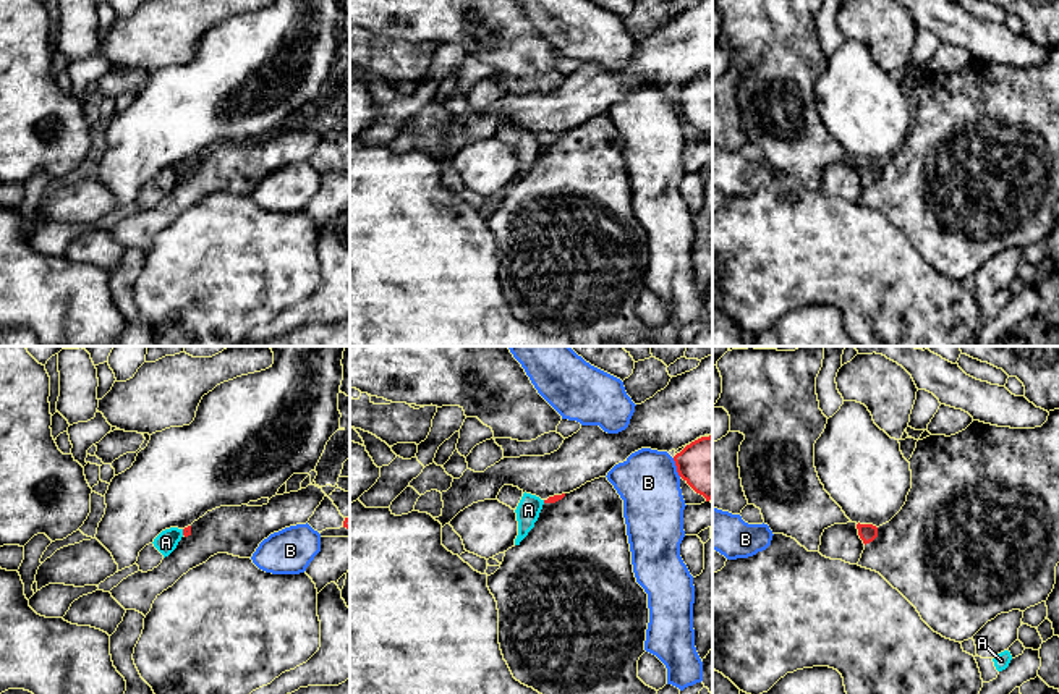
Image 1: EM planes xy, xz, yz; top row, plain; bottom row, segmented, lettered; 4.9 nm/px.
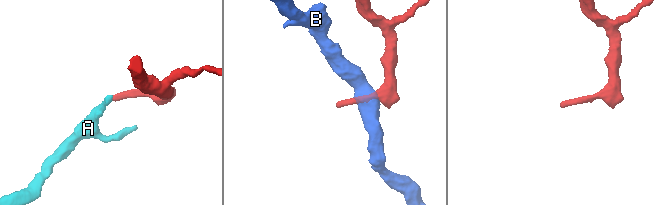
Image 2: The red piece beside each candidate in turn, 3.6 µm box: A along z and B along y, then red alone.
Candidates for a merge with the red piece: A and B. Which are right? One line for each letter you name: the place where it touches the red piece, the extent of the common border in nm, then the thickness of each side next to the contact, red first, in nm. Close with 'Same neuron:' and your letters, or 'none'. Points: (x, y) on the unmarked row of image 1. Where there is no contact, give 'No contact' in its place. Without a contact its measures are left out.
Same neuron: none

